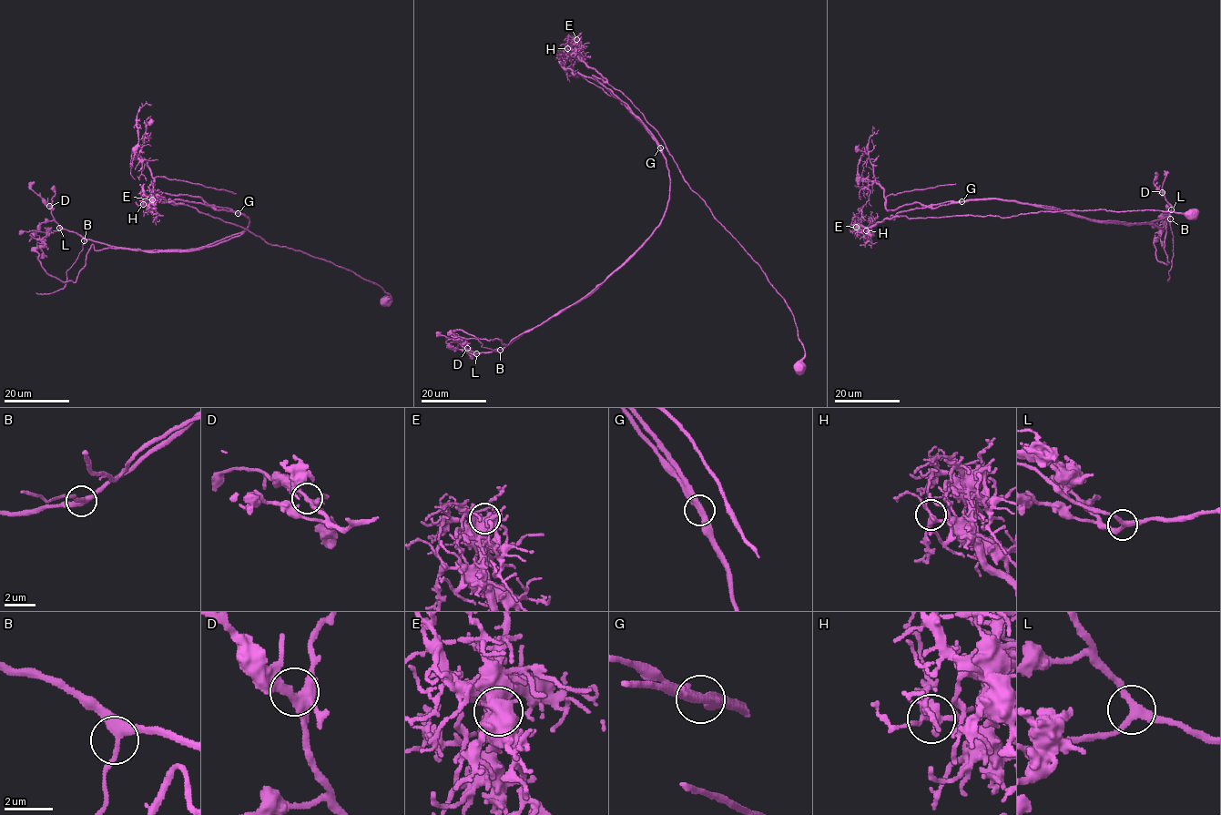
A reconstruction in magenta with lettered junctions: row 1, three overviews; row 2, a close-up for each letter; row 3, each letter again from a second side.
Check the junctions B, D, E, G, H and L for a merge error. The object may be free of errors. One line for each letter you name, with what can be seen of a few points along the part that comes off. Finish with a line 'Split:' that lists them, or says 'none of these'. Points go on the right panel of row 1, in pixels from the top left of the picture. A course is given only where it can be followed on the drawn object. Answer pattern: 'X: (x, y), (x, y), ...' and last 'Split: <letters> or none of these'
G: (962, 201), (1016, 201), (1100, 221), (1128, 225), (1152, 222), (1169, 216), (1171, 206), (1154, 183), (1156, 172)
Split: G

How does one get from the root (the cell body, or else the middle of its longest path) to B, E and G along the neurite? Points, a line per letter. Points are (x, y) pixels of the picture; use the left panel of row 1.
B: (200, 203), (244, 215), (249, 222), (246, 230), (198, 248), (173, 251), (135, 250), (84, 240)
E: (200, 203), (175, 199), (169, 201), (178, 204), (167, 201), (154, 203), (152, 199)
G: (200, 203), (239, 213)

